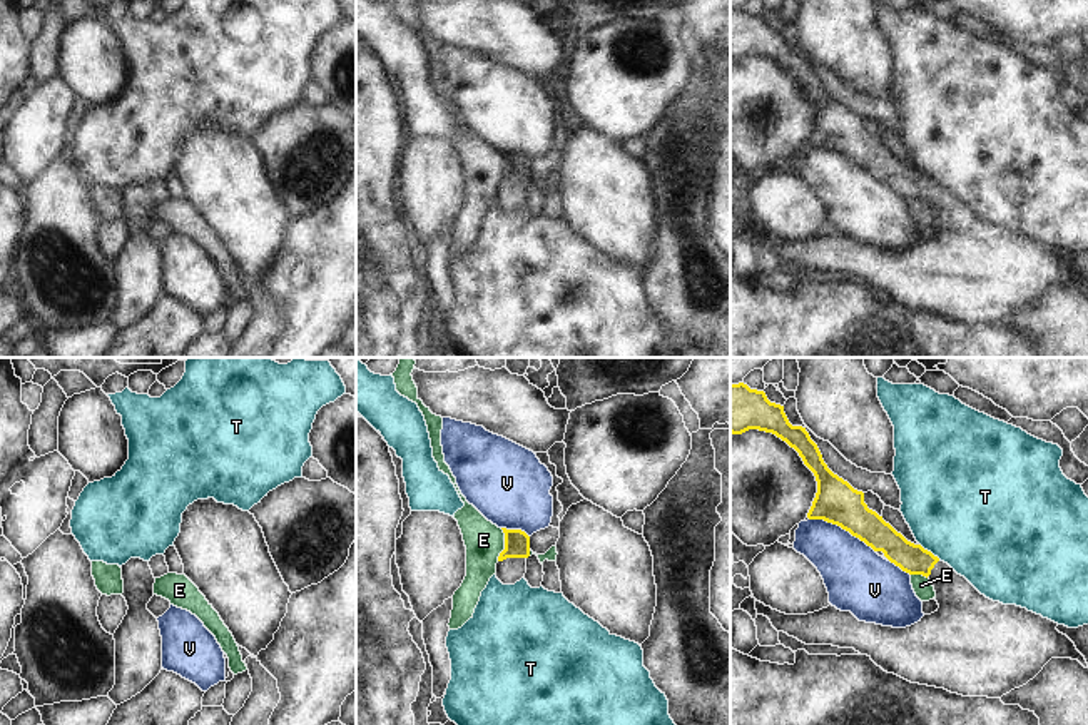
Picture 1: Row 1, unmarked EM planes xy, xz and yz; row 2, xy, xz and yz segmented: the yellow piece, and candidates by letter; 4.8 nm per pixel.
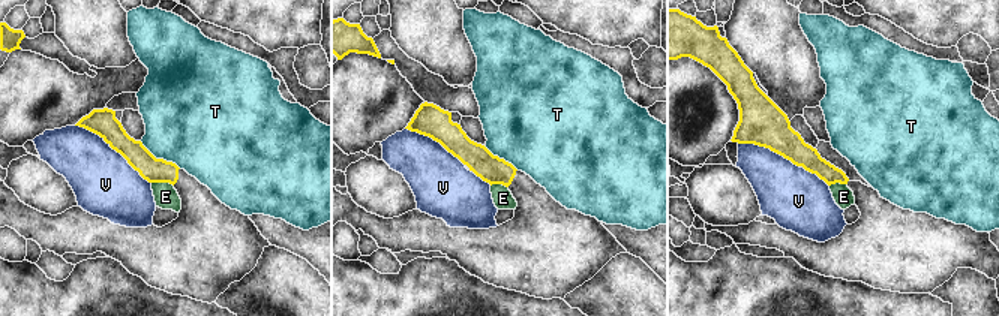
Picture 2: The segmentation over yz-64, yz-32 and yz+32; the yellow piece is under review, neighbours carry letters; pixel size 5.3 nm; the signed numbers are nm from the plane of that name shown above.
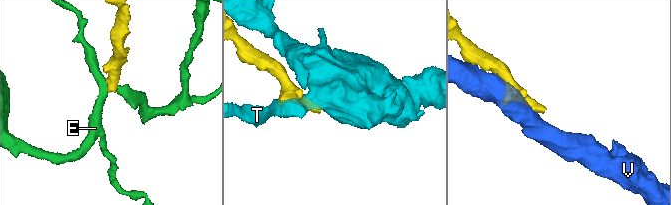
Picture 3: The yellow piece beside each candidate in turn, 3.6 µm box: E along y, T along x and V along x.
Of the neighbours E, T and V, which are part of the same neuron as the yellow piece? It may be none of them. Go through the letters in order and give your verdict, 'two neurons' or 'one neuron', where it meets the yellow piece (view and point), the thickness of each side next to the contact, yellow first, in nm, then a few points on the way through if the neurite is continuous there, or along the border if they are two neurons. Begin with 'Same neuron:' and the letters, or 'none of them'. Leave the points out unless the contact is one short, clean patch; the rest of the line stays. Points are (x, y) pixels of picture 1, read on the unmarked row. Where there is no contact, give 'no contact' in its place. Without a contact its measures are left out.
Same neuron: none of them
E: two neurons; contact xz (505, 171); calibres 130 and 190 nm; border xz (502, 154), (503, 176), (497, 186)
T: two neurons; contact yz (930, 177); calibres 140 and 500 nm; border yz (920, 169), (940, 184)
V: two neurons; contact yz (843, 154); calibres 220 and 300 nm

